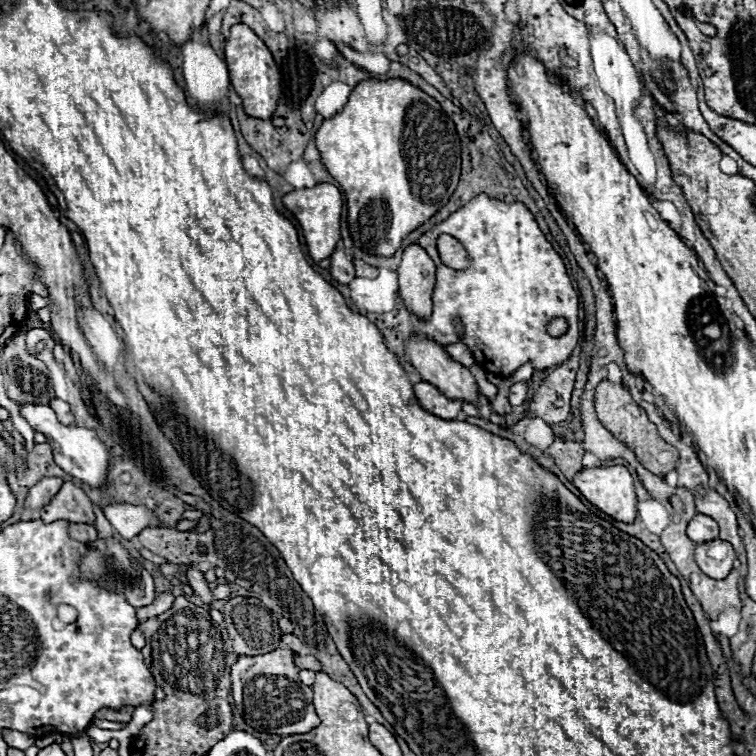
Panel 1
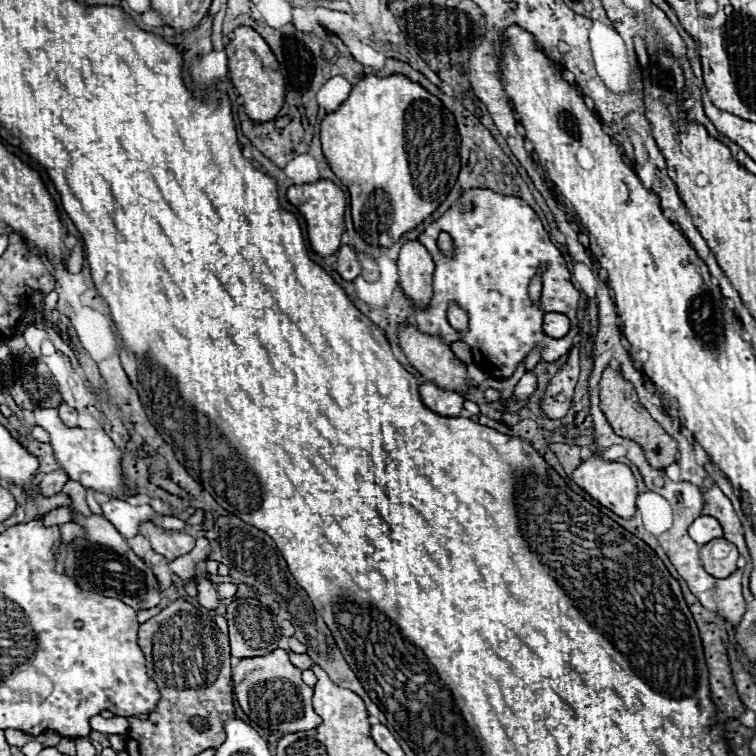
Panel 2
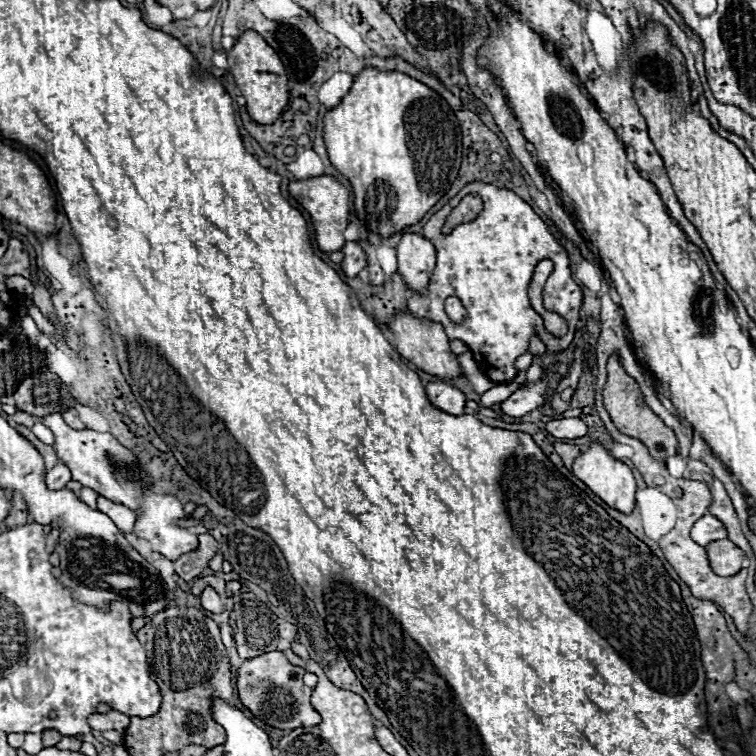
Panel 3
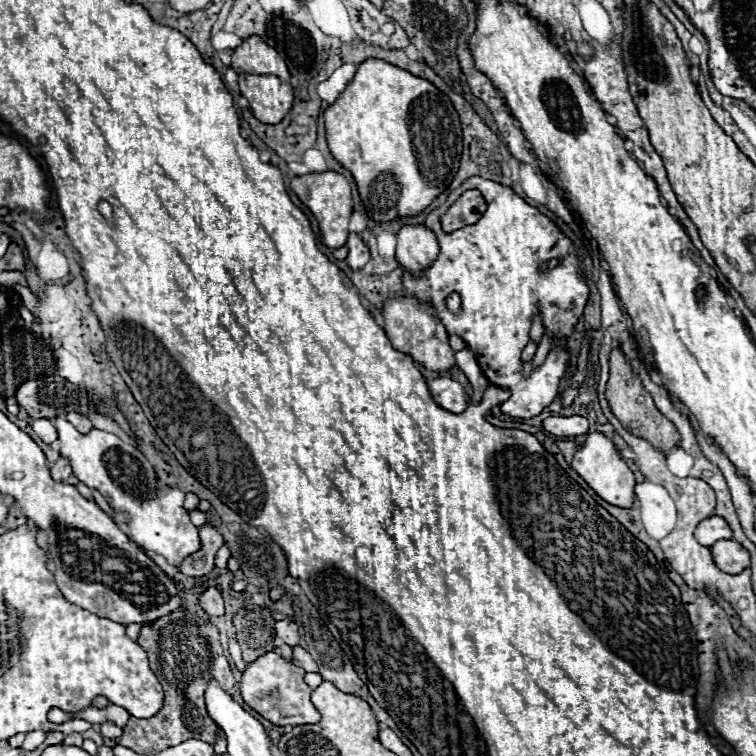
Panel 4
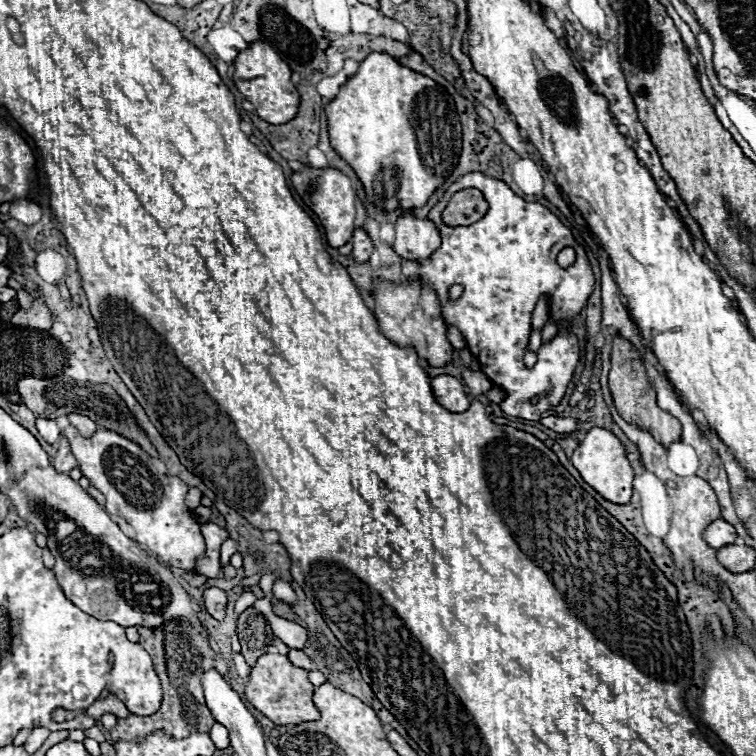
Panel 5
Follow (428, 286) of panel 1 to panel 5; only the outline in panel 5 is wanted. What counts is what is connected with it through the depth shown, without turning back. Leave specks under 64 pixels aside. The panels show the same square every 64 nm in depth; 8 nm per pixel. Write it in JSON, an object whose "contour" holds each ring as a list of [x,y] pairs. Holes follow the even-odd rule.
{"contour":[[[412,212],[400,214],[394,230],[394,250],[406,260],[422,262],[440,248],[440,232],[428,218],[416,218]]]}

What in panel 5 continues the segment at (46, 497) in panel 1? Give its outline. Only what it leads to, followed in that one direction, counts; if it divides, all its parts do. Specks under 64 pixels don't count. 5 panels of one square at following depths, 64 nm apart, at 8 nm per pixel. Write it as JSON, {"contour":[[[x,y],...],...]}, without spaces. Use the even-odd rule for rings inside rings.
{"contour":[[[64,436],[60,438],[58,454],[52,458],[52,464],[54,464],[54,468],[58,468],[58,472],[70,472],[72,468],[76,468],[76,458],[70,452],[70,444]]]}

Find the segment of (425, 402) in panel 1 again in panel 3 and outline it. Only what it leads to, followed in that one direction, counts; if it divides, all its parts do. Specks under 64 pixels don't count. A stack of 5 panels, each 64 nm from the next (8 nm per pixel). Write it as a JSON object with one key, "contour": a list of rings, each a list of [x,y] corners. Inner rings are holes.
{"contour":[[[444,380],[430,382],[426,386],[426,394],[428,394],[430,402],[436,408],[440,408],[442,412],[448,412],[448,414],[454,414],[454,416],[460,416],[464,412],[466,396],[462,394],[462,390],[458,390],[456,386],[452,386]]]}

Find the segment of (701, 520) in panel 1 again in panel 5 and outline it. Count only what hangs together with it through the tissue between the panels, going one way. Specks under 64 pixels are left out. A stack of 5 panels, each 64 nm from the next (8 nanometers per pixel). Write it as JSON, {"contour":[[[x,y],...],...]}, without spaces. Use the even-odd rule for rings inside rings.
{"contour":[[[720,518],[720,520],[714,520],[714,522],[706,528],[704,538],[706,538],[706,542],[708,542],[710,546],[714,546],[714,548],[724,548],[724,546],[728,546],[728,544],[736,544],[736,542],[738,542],[738,534],[736,534],[734,526],[726,524],[722,518]]]}

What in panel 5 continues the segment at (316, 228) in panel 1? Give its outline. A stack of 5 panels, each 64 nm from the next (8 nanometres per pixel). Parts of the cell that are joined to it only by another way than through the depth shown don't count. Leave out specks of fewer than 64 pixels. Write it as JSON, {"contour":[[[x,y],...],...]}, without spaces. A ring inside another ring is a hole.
{"contour":[[[302,166],[300,172],[292,174],[294,190],[300,194],[304,204],[308,204],[314,214],[320,218],[322,226],[326,228],[328,244],[334,248],[340,248],[352,238],[354,232],[354,218],[356,218],[356,194],[352,188],[352,182],[346,174],[342,174],[338,168],[312,168]]]}

